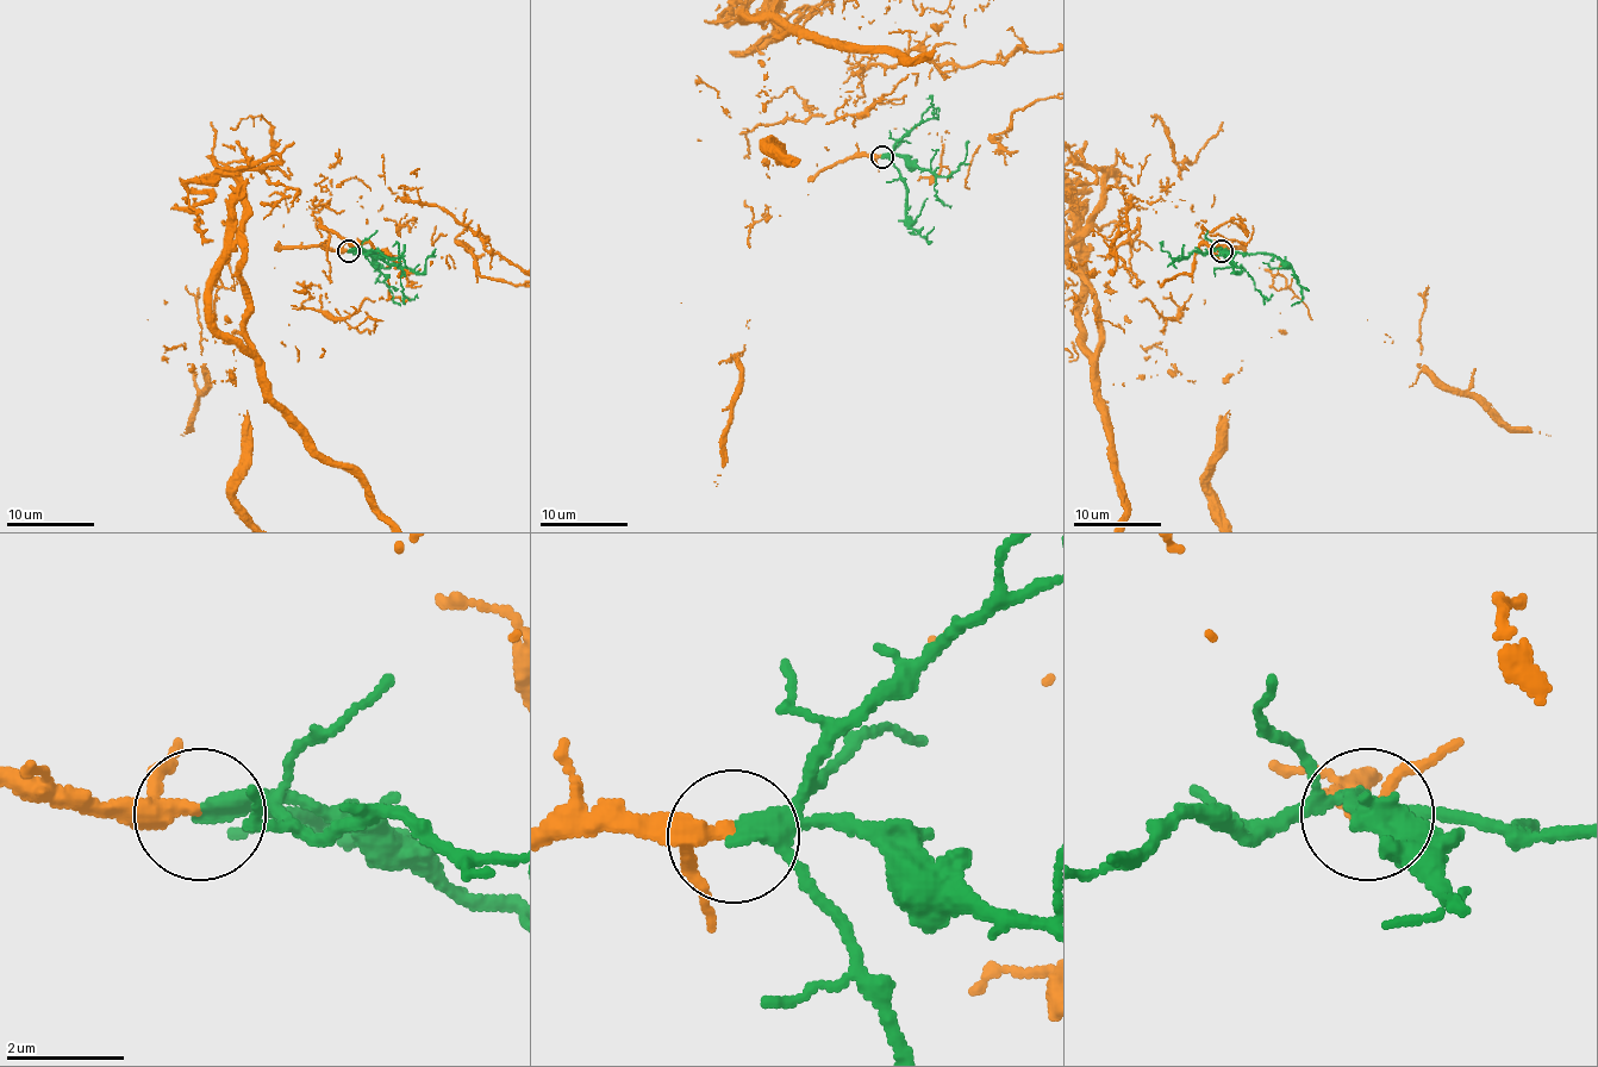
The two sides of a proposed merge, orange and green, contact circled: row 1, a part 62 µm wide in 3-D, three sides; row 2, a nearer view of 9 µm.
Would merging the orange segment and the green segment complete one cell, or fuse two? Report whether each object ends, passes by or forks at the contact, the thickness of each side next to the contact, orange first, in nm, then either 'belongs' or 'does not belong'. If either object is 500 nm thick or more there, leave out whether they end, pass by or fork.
orange passes by; green passes by; 240 nm thick on the orange side, 260 nm on the other; belongs

